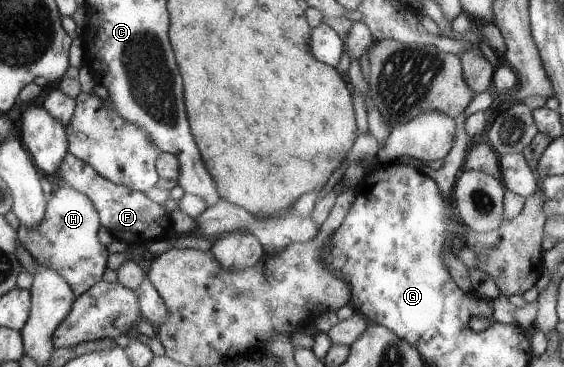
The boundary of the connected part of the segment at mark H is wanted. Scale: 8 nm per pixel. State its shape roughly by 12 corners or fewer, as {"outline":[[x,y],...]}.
{"outline":[[65,185],[19,241],[76,297],[103,279],[109,252],[90,199]]}

